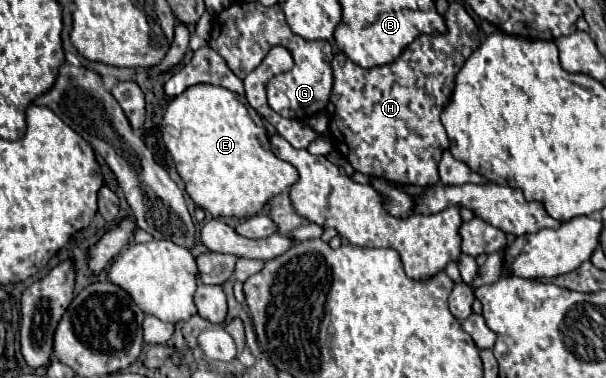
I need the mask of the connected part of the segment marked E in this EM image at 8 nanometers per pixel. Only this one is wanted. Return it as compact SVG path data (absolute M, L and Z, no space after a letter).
M196 84L172 98L166 104L166 112L160 122L160 138L166 152L174 160L174 168L180 174L188 196L196 202L196 206L208 210L216 218L254 216L270 198L284 192L298 180L296 168L290 162L274 156L274 152L270 150L268 134L262 124L258 124L258 120L250 116L250 108L246 108L238 100L238 94L222 86Z

